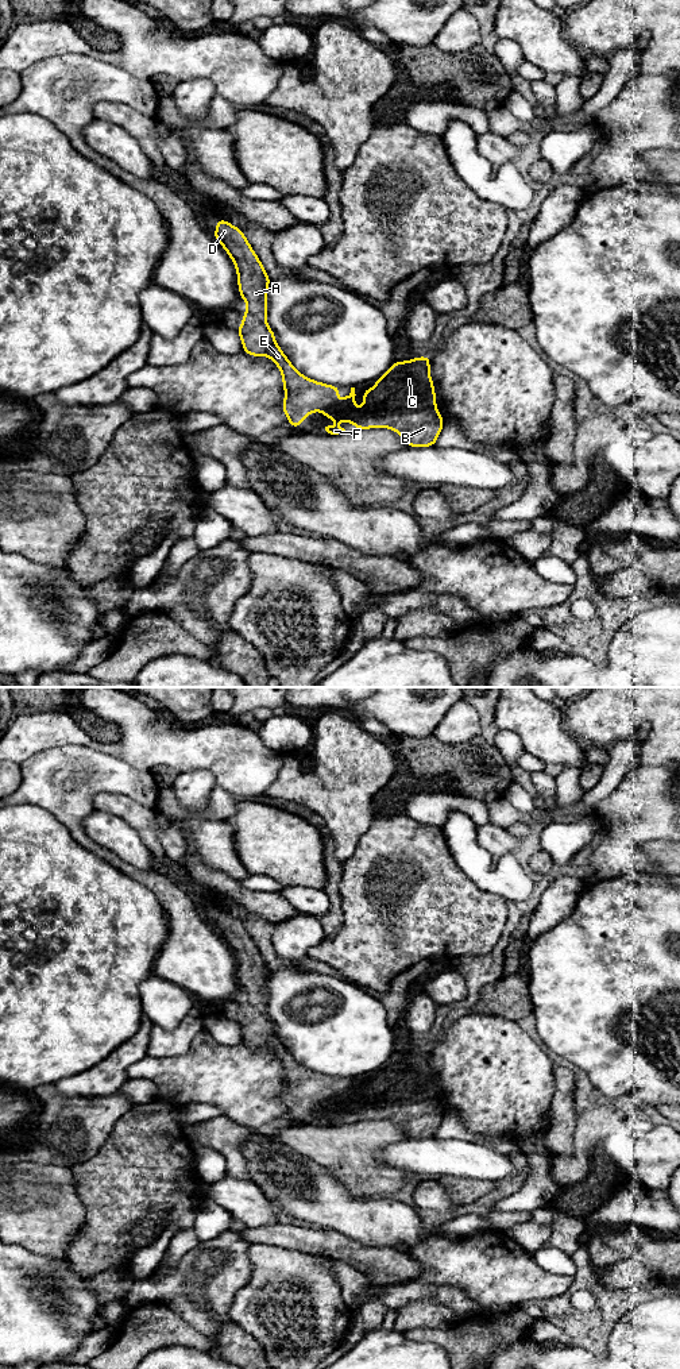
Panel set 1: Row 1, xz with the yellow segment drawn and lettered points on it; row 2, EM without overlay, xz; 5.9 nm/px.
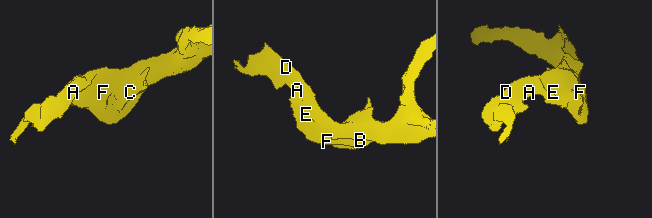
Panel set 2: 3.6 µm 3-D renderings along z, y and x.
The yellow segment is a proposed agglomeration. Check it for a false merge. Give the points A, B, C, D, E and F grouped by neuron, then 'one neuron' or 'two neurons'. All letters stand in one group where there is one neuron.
A B C D E F; one neuron

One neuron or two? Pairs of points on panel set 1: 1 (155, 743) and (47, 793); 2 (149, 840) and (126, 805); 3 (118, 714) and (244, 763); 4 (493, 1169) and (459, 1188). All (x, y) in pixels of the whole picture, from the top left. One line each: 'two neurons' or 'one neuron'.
1: two neurons
2: one neuron
3: one neuron
4: two neurons

